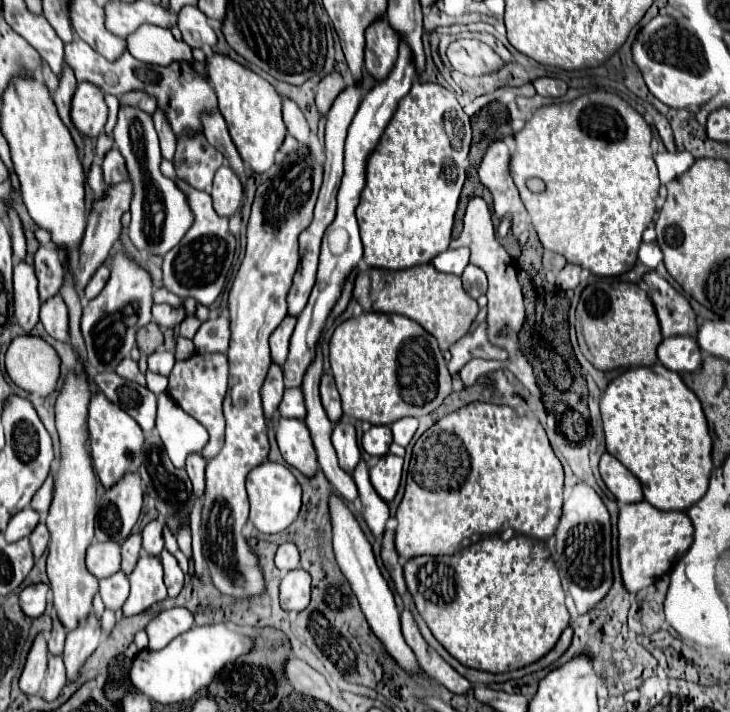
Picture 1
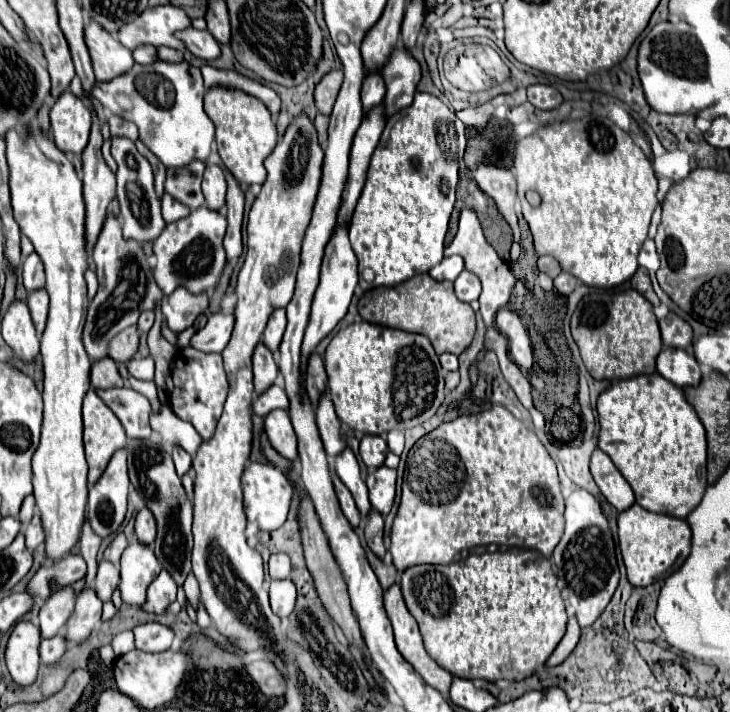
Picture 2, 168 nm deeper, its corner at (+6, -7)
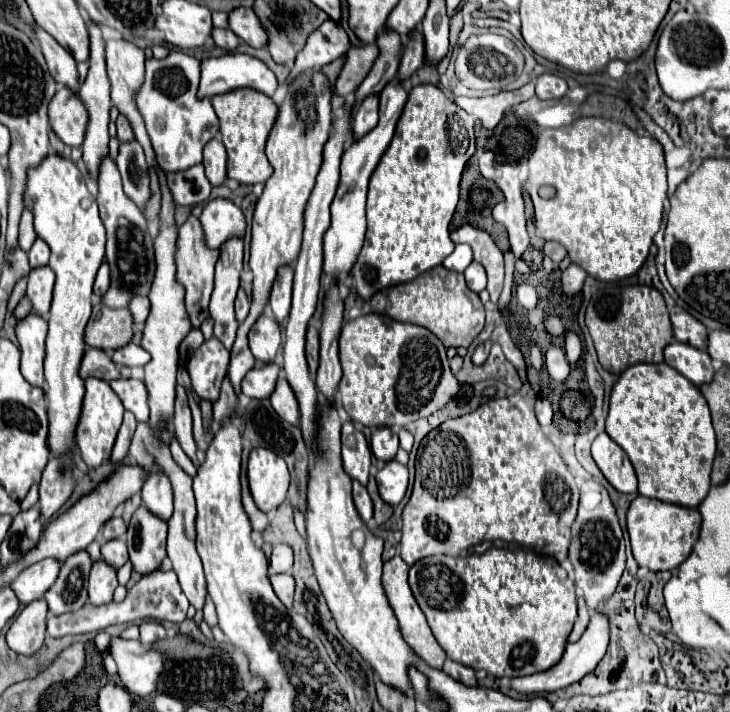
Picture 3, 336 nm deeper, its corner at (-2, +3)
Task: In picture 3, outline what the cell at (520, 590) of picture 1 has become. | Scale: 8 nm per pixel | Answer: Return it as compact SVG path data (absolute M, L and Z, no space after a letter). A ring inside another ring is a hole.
M489 548L485 554L457 558L423 558L411 566L409 586L447 658L473 670L485 670L497 678L527 676L557 664L577 618L578 594L582 594L575 584L573 564L568 556L562 562L557 562L551 556L541 556L531 550L523 552L505 548Z

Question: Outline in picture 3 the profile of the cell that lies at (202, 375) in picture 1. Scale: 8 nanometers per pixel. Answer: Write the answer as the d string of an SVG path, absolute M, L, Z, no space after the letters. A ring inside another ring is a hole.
M213 336L205 340L187 360L187 372L191 376L191 386L201 400L209 400L211 404L219 400L221 384L227 376L229 352L227 348Z

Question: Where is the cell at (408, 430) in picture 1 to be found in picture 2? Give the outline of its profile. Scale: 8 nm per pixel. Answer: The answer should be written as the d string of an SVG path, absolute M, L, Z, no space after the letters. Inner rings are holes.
M391 430L389 434L387 434L387 444L389 444L389 450L393 452L393 454L401 454L403 452L403 444L405 444L405 436L403 436L403 432L399 432L399 430Z

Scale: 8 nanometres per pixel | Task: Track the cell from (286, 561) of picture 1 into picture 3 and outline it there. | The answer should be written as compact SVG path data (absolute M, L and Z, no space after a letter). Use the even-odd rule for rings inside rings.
M277 544L273 546L271 562L269 562L273 572L291 572L293 570L293 550L287 544Z

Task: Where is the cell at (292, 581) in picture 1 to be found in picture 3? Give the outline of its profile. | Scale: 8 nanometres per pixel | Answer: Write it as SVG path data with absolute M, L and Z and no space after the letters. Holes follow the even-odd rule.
M273 574L271 578L271 586L275 590L275 594L279 596L279 600L291 608L293 606L293 594L295 594L295 578L291 574Z

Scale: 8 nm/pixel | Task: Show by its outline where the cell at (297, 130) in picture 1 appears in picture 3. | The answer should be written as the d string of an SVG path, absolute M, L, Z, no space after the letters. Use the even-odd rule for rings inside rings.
M223 54L201 62L199 98L211 98L235 88L253 88L273 96L277 86L275 74L261 60L247 54Z

